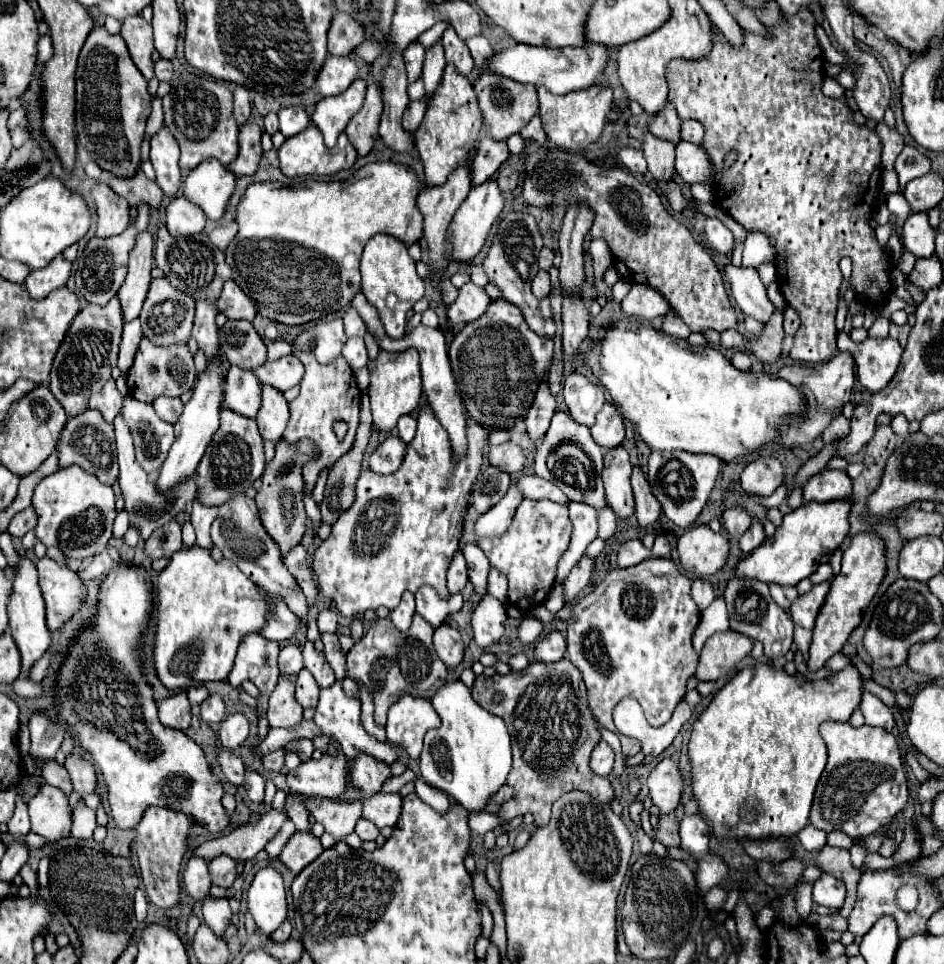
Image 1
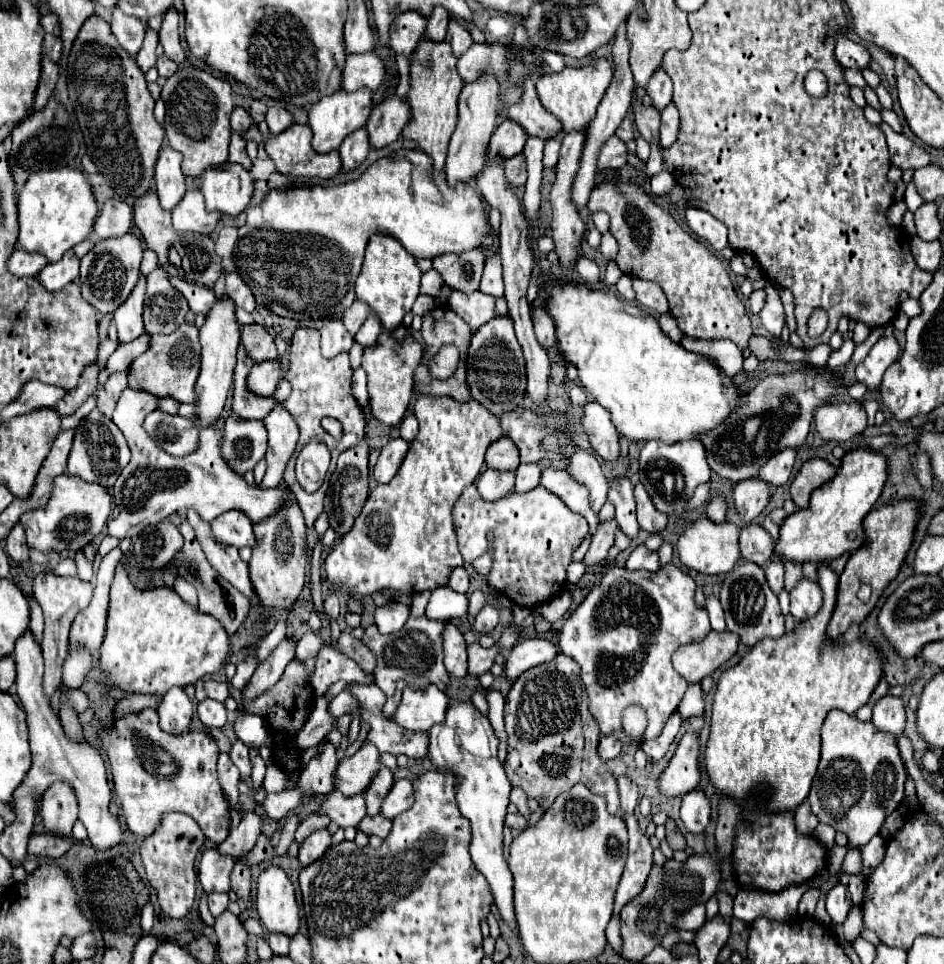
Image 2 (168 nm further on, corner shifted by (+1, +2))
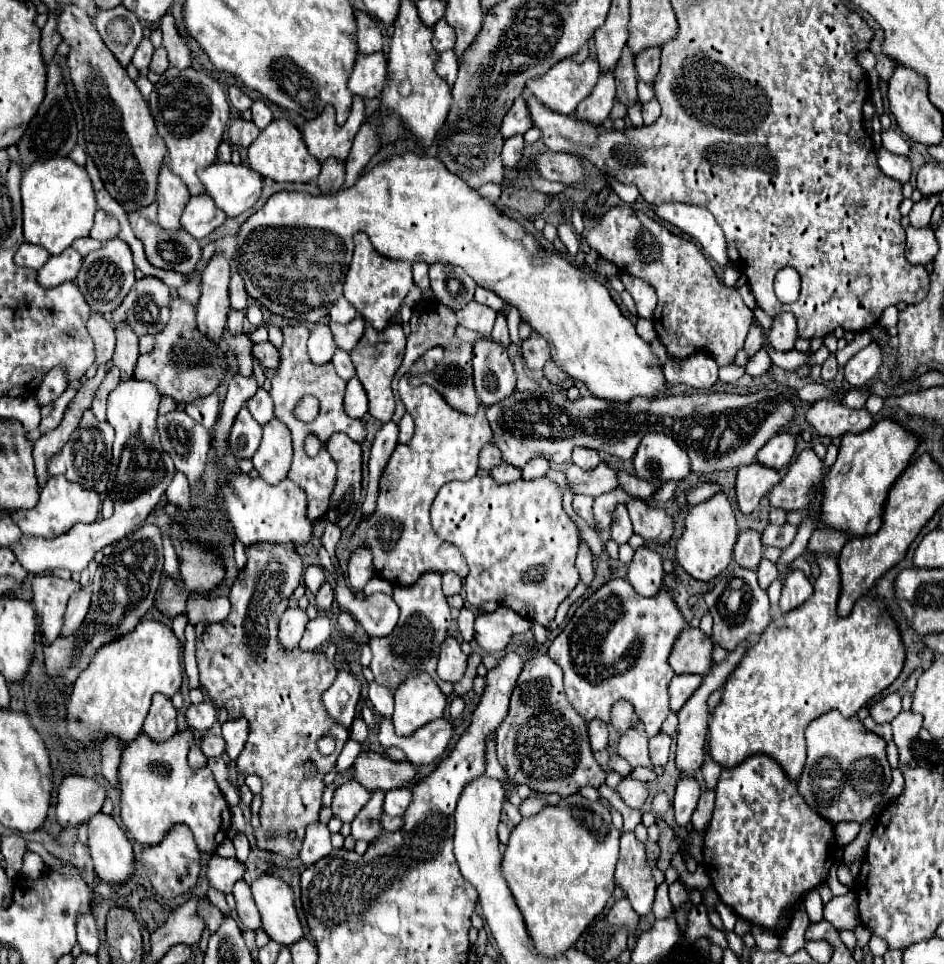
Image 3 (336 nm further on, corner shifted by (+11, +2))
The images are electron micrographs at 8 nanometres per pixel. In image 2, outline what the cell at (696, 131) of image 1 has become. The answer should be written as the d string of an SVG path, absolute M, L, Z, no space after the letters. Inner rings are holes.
M669 103L665 109L663 109L663 133L661 133L661 145L663 149L667 149L669 145L673 145L673 141L677 141L677 133L679 133L679 123L681 123L681 117L679 117L679 111L673 103Z

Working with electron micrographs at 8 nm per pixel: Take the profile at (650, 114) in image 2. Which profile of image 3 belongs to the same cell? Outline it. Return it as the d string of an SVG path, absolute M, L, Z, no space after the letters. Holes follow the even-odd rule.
M623 49L621 59L615 67L615 81L617 81L617 99L625 105L637 101L637 73L635 73L635 57L627 49Z

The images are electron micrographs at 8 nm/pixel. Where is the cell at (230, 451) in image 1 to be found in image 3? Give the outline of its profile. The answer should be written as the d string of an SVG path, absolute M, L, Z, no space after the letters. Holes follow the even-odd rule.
M243 407L235 419L229 437L229 449L237 459L253 457L261 443L261 425L251 417L249 409Z

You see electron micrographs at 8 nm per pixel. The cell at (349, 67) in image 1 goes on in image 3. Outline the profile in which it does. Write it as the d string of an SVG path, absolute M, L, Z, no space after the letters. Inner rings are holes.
M381 51L373 55L359 55L349 77L349 89L353 91L353 95L359 95L363 99L375 99L387 85L387 77L387 59Z

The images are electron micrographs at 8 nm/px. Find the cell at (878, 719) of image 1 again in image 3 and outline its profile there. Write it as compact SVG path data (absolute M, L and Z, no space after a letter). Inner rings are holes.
M889 693L887 697L879 699L875 705L869 707L869 715L875 723L891 723L901 713L901 695Z

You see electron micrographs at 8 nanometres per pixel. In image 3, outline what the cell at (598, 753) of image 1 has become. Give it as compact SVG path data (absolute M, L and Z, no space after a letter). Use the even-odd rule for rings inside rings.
M591 721L587 725L587 729L589 729L589 739L591 739L593 751L605 749L607 747L607 723L603 723L603 721Z

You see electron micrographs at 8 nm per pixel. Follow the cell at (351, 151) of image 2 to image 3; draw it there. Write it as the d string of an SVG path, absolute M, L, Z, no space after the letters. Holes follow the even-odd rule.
M331 159L331 161L325 161L321 167L321 173L317 177L317 187L321 191L337 191L343 187L343 179L345 179L343 163Z

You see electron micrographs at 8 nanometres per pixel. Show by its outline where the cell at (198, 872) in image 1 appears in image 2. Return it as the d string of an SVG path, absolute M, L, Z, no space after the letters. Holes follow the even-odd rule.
M209 847L199 859L199 881L207 893L229 891L229 873L233 869L233 857L219 855L217 849Z

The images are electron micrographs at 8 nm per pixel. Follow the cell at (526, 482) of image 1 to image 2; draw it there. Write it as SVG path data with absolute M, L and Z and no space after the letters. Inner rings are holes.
M557 467L545 469L543 475L541 475L541 483L539 485L545 487L547 491L555 493L557 497L561 497L563 503L567 503L567 507L571 511L581 513L583 517L587 517L587 521L591 525L591 533L595 533L595 529L597 529L597 515L589 507L589 493L565 469L557 469Z

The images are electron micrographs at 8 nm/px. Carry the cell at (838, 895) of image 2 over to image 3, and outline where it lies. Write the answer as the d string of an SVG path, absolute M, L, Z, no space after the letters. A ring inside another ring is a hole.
M849 891L843 897L833 897L827 905L825 905L825 919L837 929L855 929L861 925L859 921L859 909L857 909L857 897L853 895L853 891Z

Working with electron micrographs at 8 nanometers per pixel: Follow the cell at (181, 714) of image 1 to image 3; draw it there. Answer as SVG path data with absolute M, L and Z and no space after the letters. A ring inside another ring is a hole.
M157 693L153 697L151 709L149 709L149 713L145 717L145 723L143 723L145 735L151 737L153 741L171 739L177 733L177 721L175 721L175 717L177 717L177 711L173 709L171 699Z

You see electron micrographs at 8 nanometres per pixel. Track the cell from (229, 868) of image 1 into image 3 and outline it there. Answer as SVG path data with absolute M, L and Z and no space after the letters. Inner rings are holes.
M237 881L233 887L233 895L237 901L237 913L239 913L241 923L251 931L261 929L261 917L259 917L259 911L255 907L255 901L253 901L251 887L245 881Z

